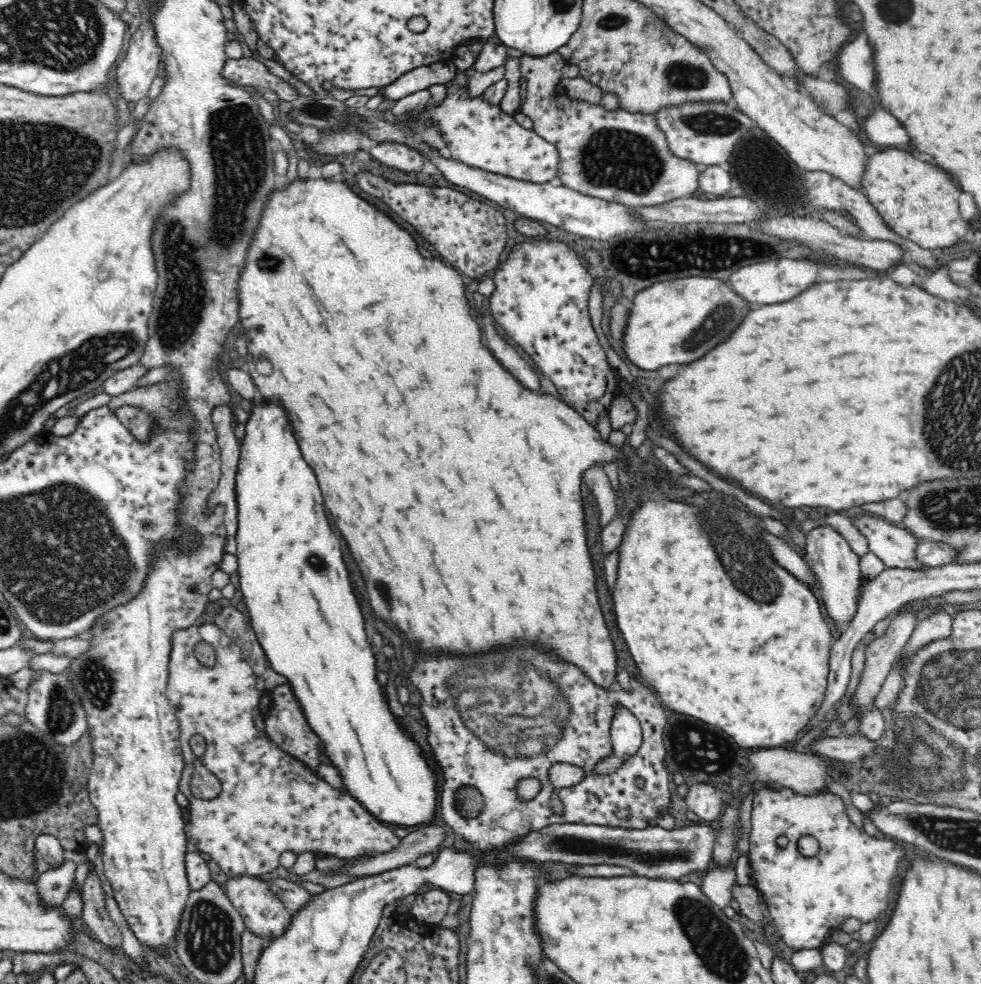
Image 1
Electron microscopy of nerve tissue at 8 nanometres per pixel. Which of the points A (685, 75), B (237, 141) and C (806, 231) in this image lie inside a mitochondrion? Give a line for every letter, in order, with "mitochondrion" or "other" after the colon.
A: mitochondrion
B: mitochondrion
C: other

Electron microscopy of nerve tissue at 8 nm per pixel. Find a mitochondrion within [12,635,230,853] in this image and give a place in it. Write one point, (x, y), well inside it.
(94, 679)

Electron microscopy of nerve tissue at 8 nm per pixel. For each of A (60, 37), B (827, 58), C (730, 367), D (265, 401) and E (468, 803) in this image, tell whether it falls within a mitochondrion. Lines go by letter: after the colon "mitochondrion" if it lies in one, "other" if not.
A: mitochondrion
B: other
C: other
D: other
E: mitochondrion

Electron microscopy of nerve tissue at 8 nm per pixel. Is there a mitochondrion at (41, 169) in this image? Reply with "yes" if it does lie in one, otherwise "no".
yes

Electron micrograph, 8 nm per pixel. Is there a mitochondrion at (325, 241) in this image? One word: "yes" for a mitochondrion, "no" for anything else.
no

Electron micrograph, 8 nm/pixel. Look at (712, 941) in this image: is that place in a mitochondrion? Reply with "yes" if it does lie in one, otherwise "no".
yes

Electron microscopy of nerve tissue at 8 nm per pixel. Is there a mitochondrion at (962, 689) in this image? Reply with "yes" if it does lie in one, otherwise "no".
yes

